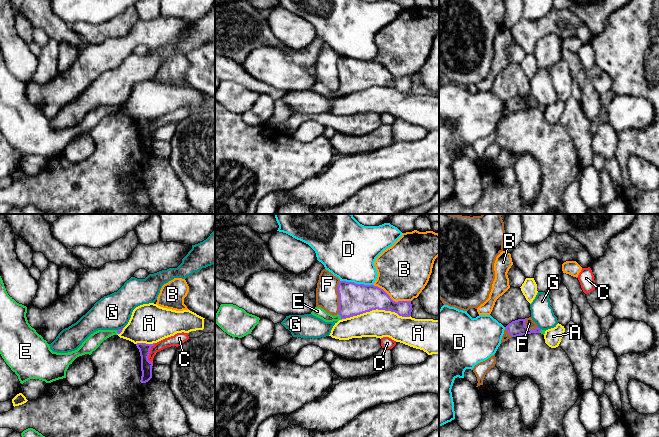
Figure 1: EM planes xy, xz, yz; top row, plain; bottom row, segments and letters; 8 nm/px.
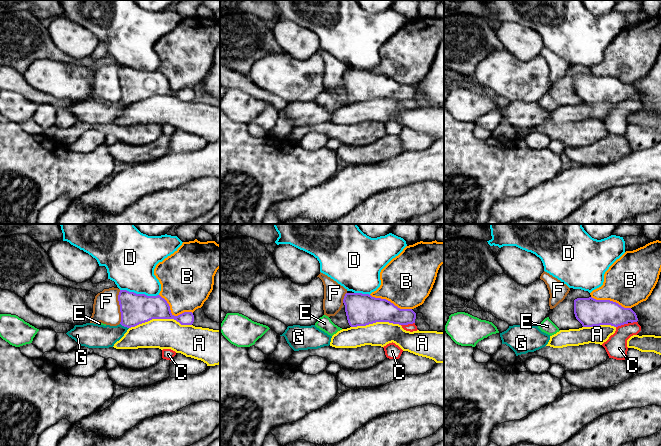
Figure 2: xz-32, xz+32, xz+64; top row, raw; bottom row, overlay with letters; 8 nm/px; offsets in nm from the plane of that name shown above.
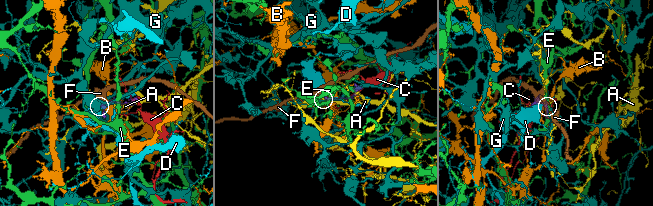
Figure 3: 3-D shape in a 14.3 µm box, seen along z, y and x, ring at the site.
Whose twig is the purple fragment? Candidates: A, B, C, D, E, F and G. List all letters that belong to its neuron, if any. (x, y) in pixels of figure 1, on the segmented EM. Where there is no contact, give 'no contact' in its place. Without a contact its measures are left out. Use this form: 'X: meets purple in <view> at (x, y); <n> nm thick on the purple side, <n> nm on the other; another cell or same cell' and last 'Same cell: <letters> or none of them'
A: meets purple in xz at (376, 308); 260 nm thick on the purple side, 220 nm on the other; another cell
B: meets purple in xz at (391, 299); 240 nm thick on the purple side, 420 nm on the other; another cell
C: meets purple in xy at (149, 352); 100 nm thick on the purple side, 90 nm on the other; another cell
D: meets purple in xz at (355, 283); 260 nm thick on the purple side, 420 nm on the other; another cell
E: meets purple in xz at (340, 316); 260 nm thick on the purple side, 80 nm on the other; same cell
F: meets purple in xz at (339, 297); 260 nm thick on the purple side, 190 nm on the other; another cell
G: meets purple in yz at (539, 328); 130 nm thick on the purple side, 180 nm on the other; another cell
Same cell: E

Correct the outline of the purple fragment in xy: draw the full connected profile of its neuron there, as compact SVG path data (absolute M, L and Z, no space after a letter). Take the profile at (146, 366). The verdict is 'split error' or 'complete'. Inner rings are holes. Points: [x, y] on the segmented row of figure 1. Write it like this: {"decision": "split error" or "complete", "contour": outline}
{"decision": "complete", "contour": "M137 343L136 346L139 349L140 356L141 356L141 383L146 383L152 378L152 366L153 363L148 360L150 349L153 344L146 344L146 343Z"}

